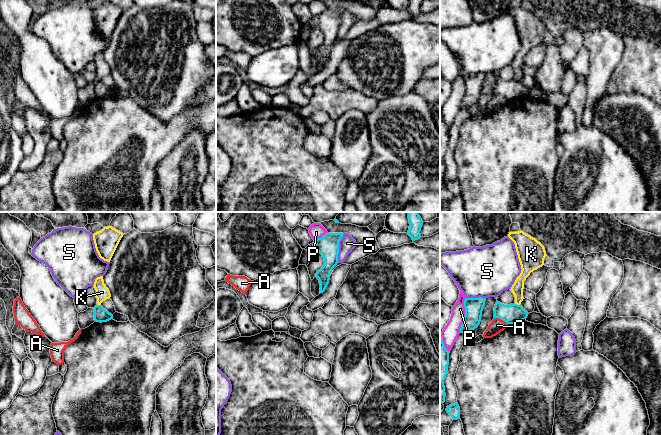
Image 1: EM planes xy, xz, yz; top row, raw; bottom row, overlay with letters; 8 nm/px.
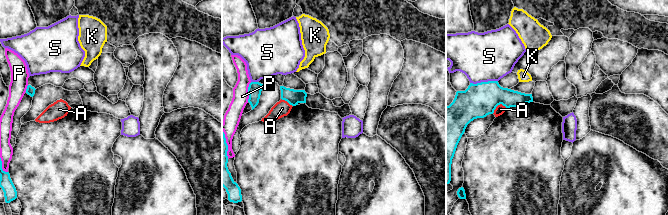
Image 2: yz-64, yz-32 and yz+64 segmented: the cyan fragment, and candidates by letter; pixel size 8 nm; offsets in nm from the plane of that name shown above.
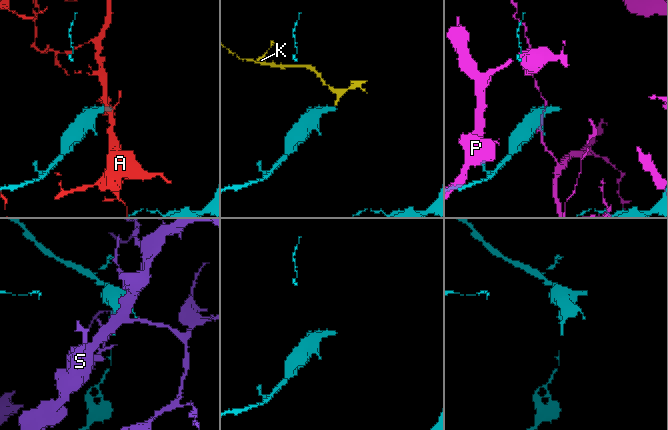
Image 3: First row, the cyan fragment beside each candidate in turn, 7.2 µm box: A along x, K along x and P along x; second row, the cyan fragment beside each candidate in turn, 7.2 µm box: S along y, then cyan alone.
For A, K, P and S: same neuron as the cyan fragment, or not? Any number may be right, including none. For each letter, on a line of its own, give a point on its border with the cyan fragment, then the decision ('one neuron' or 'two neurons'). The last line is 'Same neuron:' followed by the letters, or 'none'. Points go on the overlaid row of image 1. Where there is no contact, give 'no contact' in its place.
A: yz (501, 319) | two neurons
K: yz (516, 304) | two neurons
P: yz (465, 315) | two neurons
S: xz (338, 248) | two neurons
Same neuron: none

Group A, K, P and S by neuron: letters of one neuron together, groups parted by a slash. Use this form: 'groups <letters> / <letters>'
groups A / K / P / S

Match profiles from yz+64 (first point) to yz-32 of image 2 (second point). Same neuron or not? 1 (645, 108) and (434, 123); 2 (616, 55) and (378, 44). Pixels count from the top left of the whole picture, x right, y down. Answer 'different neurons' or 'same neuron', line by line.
1: same neuron
2: same neuron

